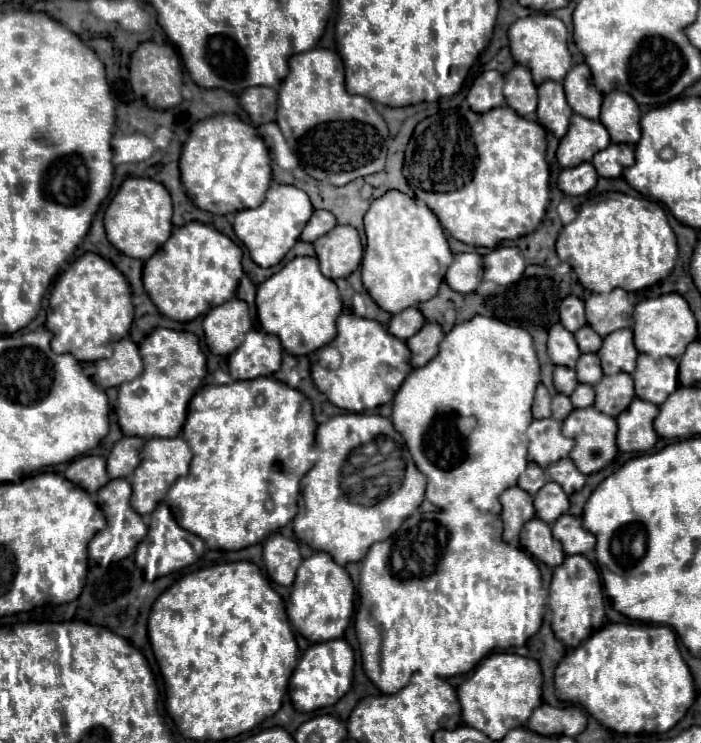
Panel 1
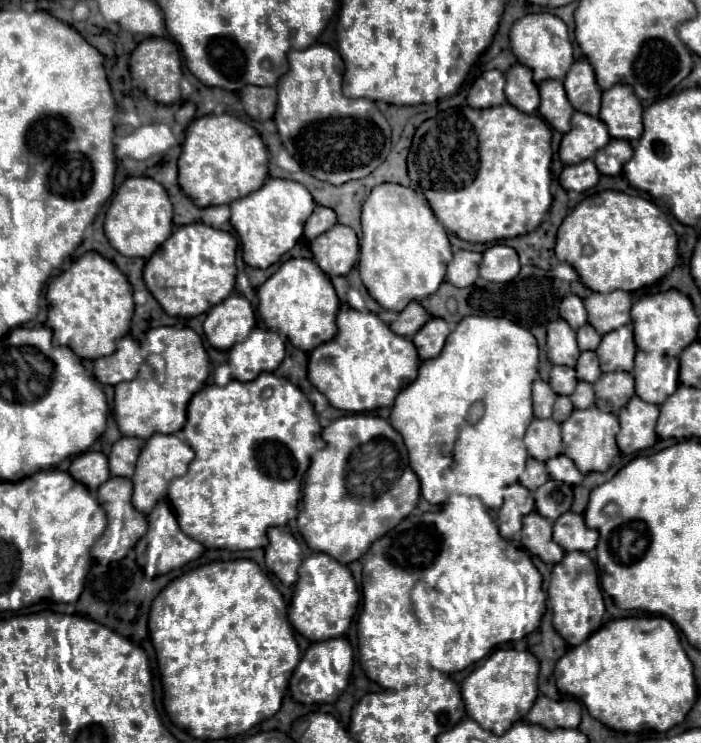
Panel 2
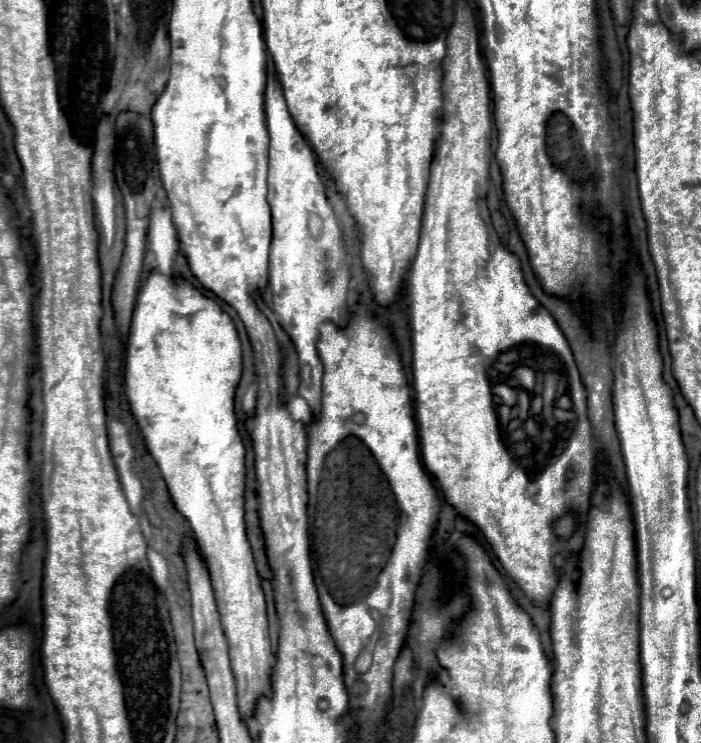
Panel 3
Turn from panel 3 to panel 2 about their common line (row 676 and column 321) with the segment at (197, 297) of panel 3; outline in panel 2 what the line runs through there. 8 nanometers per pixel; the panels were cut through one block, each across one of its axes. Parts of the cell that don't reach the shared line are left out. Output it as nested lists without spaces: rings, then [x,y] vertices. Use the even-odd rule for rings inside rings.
[[[336,224],[310,242],[314,262],[328,276],[346,276],[358,258],[358,238],[350,226]]]

